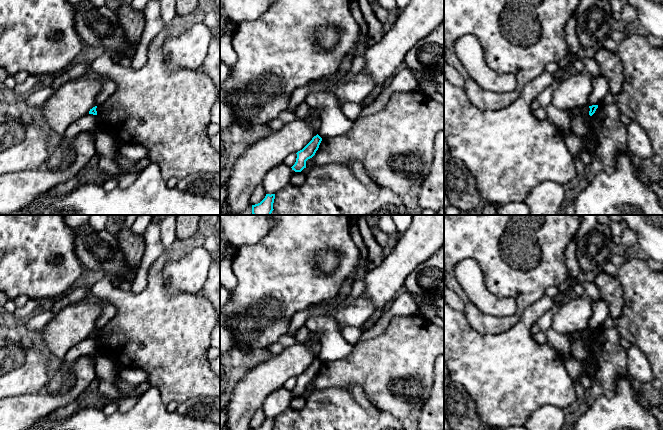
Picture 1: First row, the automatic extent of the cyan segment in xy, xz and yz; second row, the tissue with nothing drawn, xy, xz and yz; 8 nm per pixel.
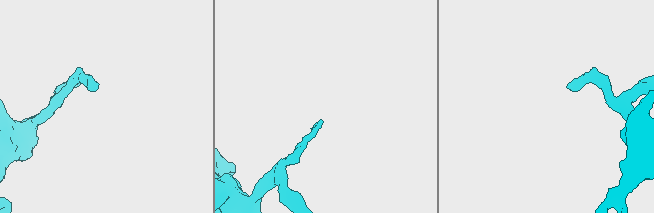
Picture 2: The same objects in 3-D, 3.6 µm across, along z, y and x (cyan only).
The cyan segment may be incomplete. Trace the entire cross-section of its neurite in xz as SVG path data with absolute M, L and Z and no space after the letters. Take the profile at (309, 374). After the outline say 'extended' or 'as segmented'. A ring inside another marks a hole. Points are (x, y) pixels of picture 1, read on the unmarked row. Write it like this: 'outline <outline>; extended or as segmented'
outline M317 358L312 364L300 375L298 375L295 388L291 391L295 396L301 396L306 392L306 385L312 382L319 372L322 362Z; as segmented

